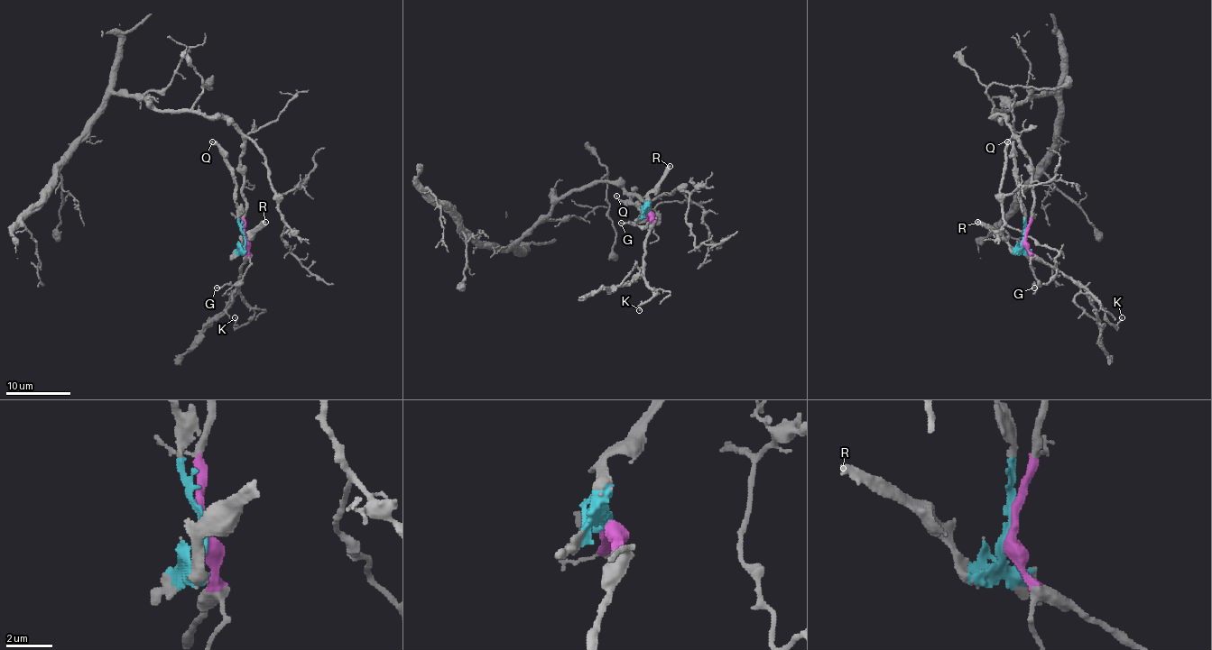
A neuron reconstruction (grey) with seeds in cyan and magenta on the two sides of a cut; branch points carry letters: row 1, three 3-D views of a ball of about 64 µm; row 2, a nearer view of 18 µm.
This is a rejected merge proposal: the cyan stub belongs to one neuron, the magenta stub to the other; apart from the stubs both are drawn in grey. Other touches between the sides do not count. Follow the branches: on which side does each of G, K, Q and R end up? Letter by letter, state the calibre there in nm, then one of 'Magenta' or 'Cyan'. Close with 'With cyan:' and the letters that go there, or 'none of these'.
G: Thickness 140 nm. Magenta
K: Thickness 120 nm. Magenta
Q: Thickness 150 nm. Cyan
R: Thickness 360 nm. Cyan
With cyan: Q, R

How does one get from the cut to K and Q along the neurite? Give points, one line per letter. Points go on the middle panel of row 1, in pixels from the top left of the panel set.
K: (649, 213), (650, 233), (645, 243), (643, 276), (645, 283), (658, 292), (642, 302), (639, 310)
Q: (649, 213), (643, 213), (637, 205), (624, 203), (616, 195)

